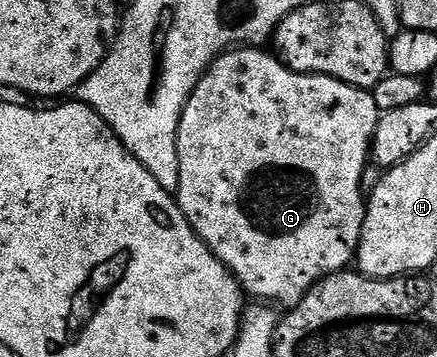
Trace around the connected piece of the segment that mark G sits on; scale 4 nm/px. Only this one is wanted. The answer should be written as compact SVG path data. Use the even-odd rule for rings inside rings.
M235 47L220 53L206 73L199 78L197 87L189 95L189 103L185 103L177 135L177 155L181 167L177 194L179 210L189 219L193 231L207 244L209 251L213 251L219 262L238 279L244 294L251 296L252 293L255 296L252 298L294 307L324 277L344 272L350 266L347 264L356 260L359 236L367 214L363 172L366 171L367 165L369 166L371 140L377 131L380 116L372 90L358 89L320 73L298 73L290 69L284 61L280 61L274 52L263 47Z

